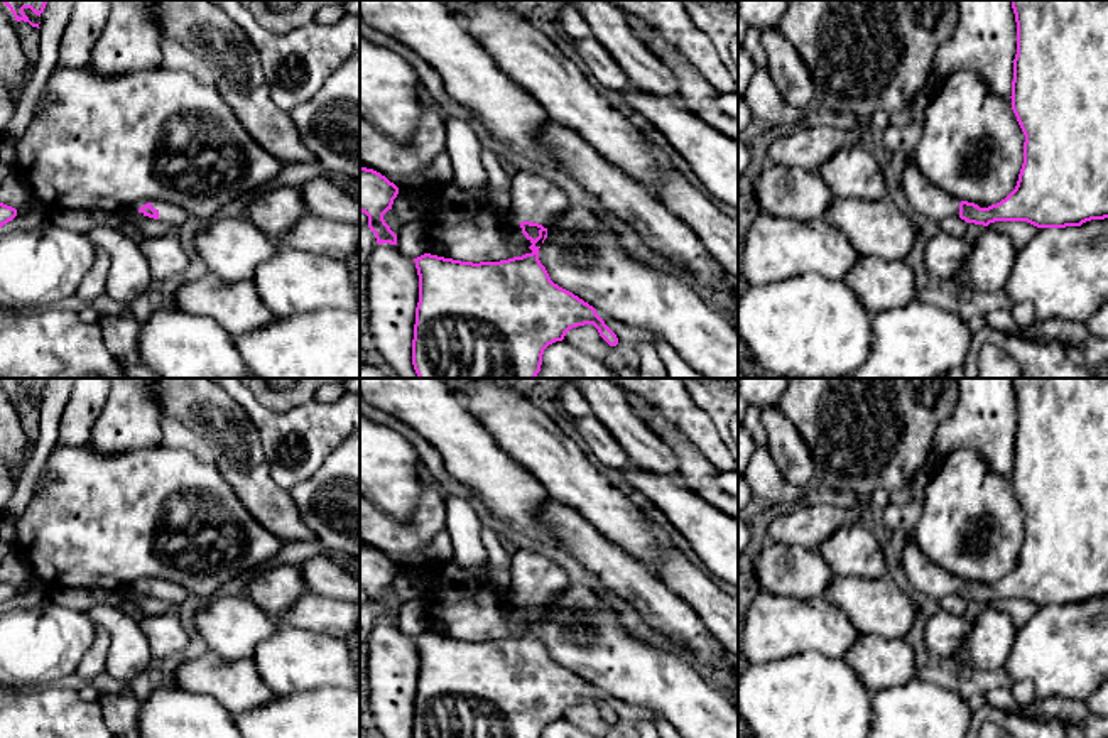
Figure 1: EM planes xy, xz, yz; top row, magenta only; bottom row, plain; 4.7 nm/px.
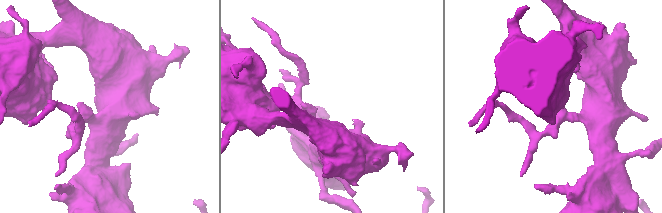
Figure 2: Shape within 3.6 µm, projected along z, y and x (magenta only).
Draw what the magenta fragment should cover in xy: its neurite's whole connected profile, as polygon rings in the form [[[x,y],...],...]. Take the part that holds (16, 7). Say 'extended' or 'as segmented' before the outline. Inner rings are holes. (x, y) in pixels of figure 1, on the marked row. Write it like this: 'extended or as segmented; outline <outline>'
as segmented; outline [[[2,0],[2,2],[10,8],[17,22],[24,20],[29,22],[32,27],[39,29],[39,24],[32,24],[29,17],[24,14],[24,10],[30,8],[35,15],[41,17],[47,0]]]

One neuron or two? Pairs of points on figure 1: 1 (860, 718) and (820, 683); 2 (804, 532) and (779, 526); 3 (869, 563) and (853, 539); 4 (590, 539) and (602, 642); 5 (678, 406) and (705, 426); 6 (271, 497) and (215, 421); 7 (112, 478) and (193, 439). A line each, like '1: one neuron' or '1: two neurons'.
1: one neuron
2: one neuron
3: one neuron
4: two neurons
5: one neuron
6: one neuron
7: two neurons

